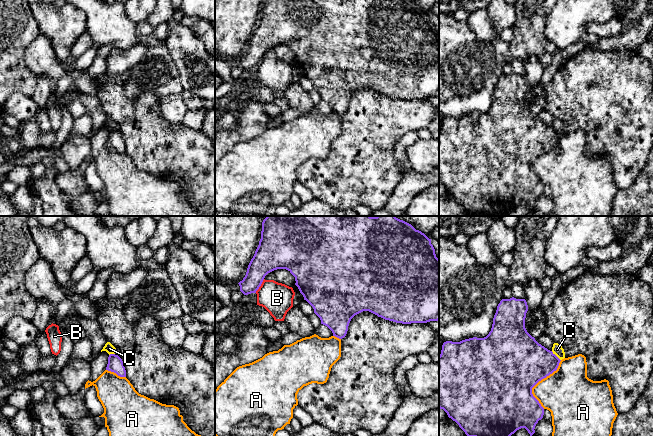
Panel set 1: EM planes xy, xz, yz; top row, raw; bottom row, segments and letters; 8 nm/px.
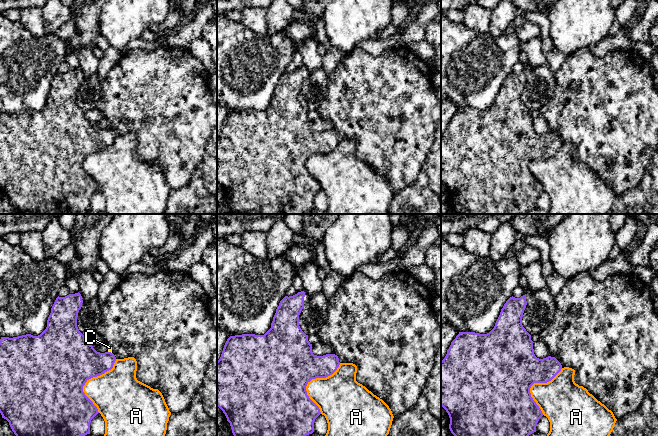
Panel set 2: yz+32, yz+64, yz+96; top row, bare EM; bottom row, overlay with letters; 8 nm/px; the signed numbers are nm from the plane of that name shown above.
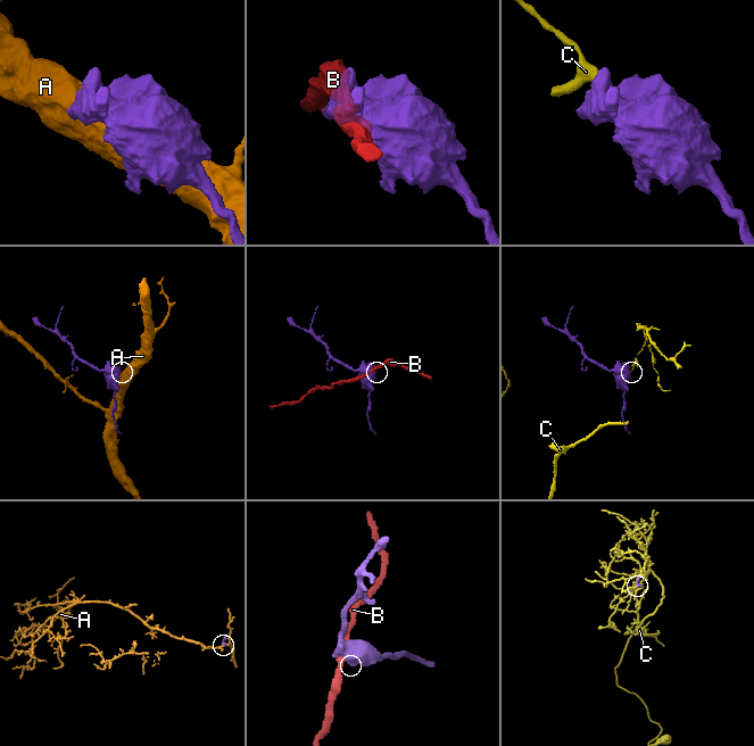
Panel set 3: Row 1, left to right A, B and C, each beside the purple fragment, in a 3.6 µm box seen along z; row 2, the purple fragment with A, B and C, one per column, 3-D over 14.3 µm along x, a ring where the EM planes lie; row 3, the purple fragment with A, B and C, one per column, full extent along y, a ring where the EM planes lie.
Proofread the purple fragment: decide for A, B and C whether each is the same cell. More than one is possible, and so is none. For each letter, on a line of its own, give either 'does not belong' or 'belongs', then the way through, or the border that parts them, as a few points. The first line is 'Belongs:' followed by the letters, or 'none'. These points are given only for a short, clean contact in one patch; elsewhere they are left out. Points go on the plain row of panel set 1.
Belongs: none
A: does not belong
B: does not belong
C: does not belong | along yz (551, 127), (560, 136)

